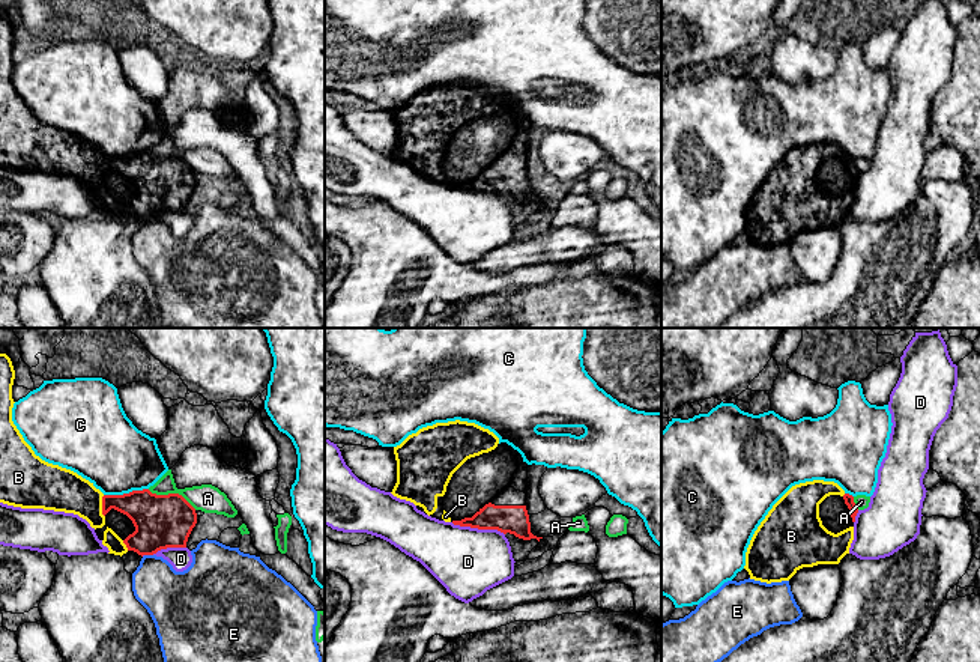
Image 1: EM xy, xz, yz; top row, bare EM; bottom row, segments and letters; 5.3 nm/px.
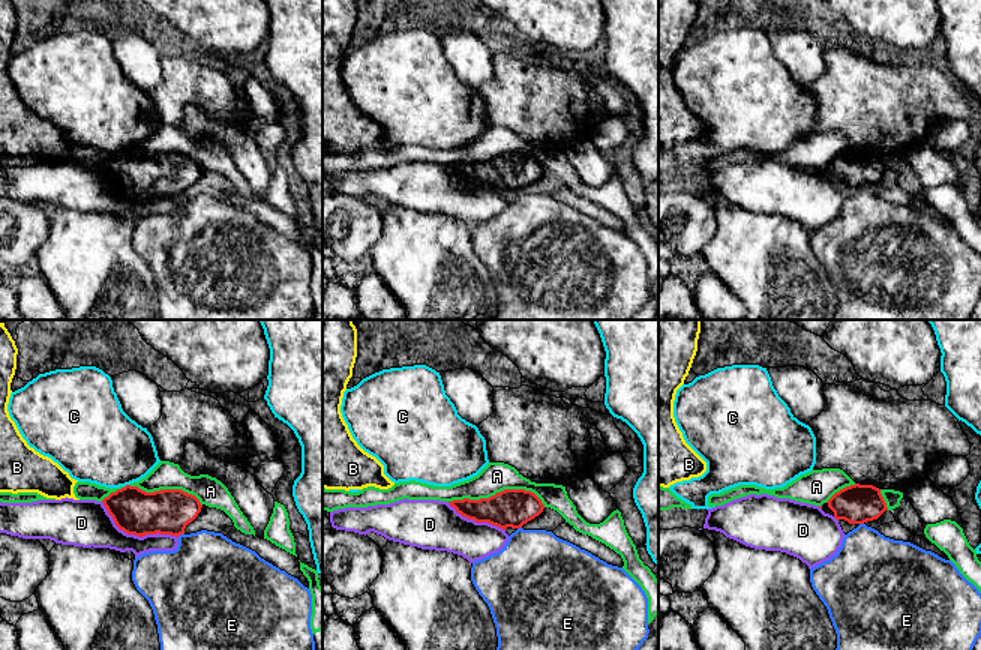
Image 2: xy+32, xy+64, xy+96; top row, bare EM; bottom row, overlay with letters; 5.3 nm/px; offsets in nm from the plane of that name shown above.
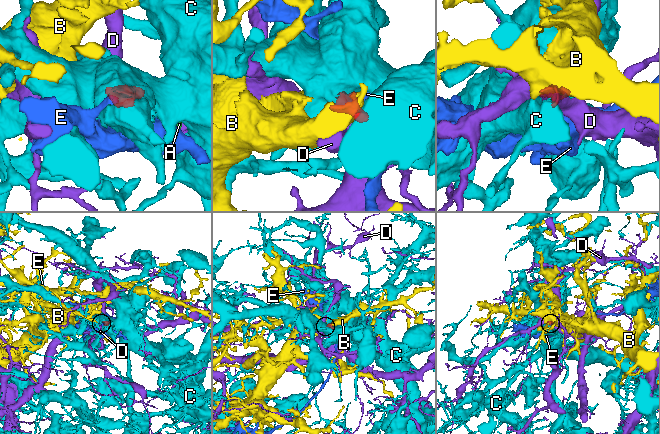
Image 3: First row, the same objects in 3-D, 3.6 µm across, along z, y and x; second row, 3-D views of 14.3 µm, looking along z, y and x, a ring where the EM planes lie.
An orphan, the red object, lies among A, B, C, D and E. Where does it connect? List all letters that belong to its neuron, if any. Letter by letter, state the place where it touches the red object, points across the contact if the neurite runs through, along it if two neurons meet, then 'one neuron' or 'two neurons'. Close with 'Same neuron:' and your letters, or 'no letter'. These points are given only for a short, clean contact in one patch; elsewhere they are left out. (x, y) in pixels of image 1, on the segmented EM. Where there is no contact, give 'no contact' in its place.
A: contact xy (172, 494); two neurons
B: contact xy (102, 506); one neuron
C: contact xy (125, 494); border xy (148, 488), (104, 495); two neurons
D: contact xz (478, 528); two neurons
E: contact xy (149, 554); border xy (145, 554), (152, 555); two neurons
Same neuron: B

